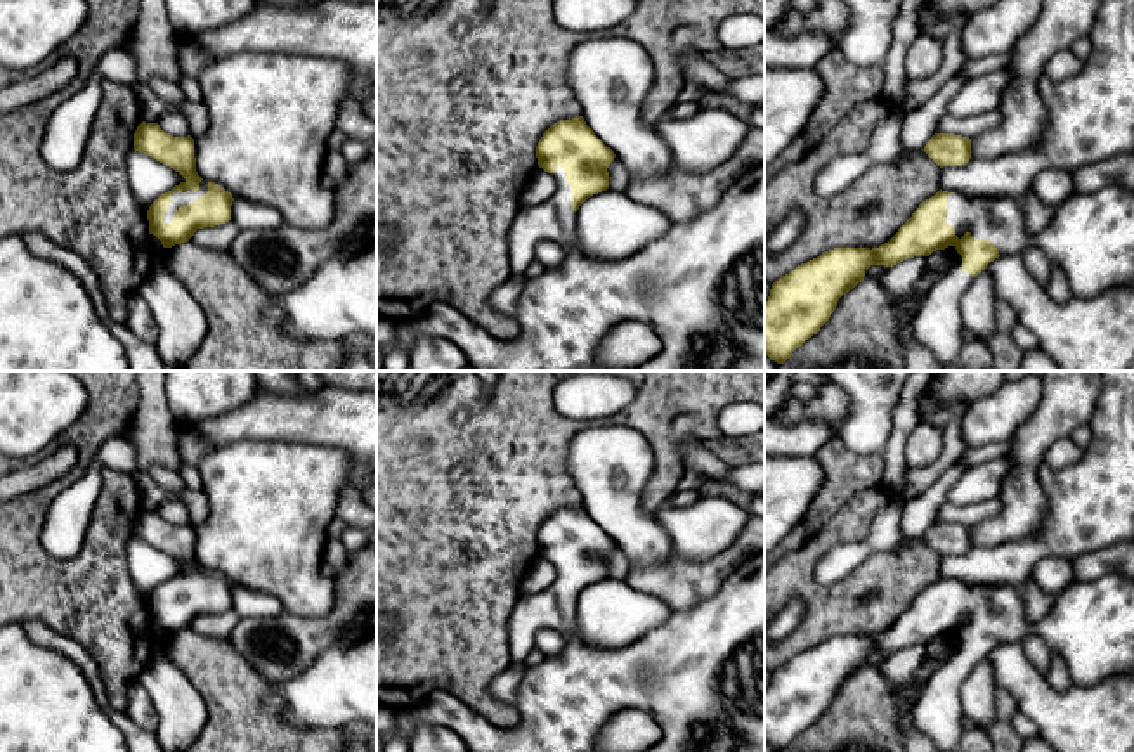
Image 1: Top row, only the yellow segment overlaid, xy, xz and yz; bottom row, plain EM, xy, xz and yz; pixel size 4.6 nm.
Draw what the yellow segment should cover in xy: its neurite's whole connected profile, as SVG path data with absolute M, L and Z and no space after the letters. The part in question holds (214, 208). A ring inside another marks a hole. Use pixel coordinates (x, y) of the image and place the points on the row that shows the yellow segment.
M142 121L134 133L134 149L173 168L186 180L172 191L161 194L147 210L149 234L156 236L163 248L187 243L198 229L215 227L231 220L232 194L215 182L203 180L196 172L194 139L173 137L160 128L158 123Z

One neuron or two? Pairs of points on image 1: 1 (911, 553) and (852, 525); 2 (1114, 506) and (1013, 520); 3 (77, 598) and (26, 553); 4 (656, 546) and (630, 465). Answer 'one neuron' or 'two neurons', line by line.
1: one neuron
2: two neurons
3: one neuron
4: one neuron

